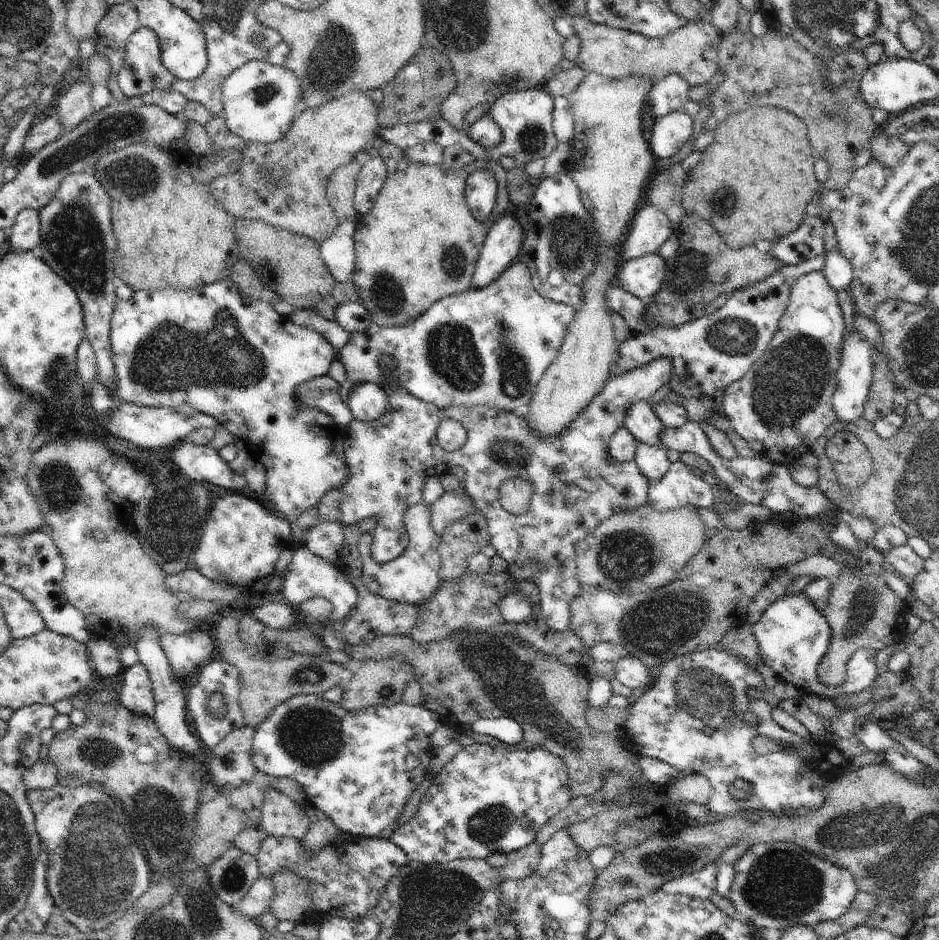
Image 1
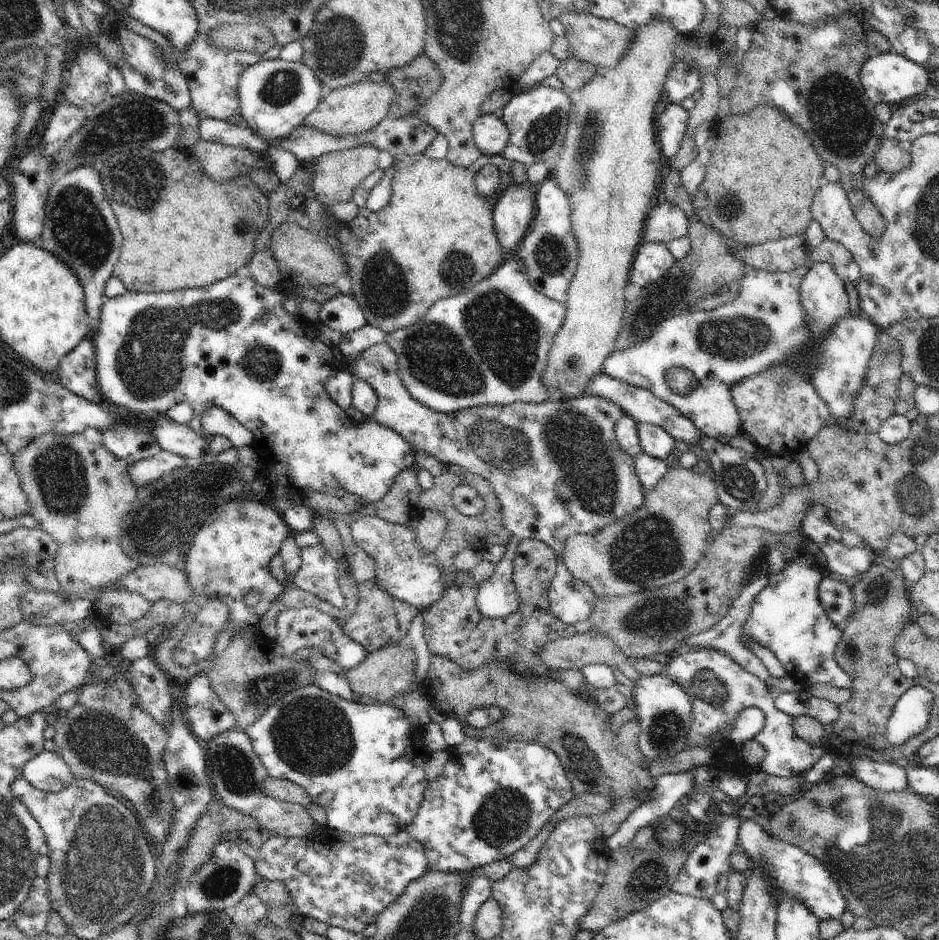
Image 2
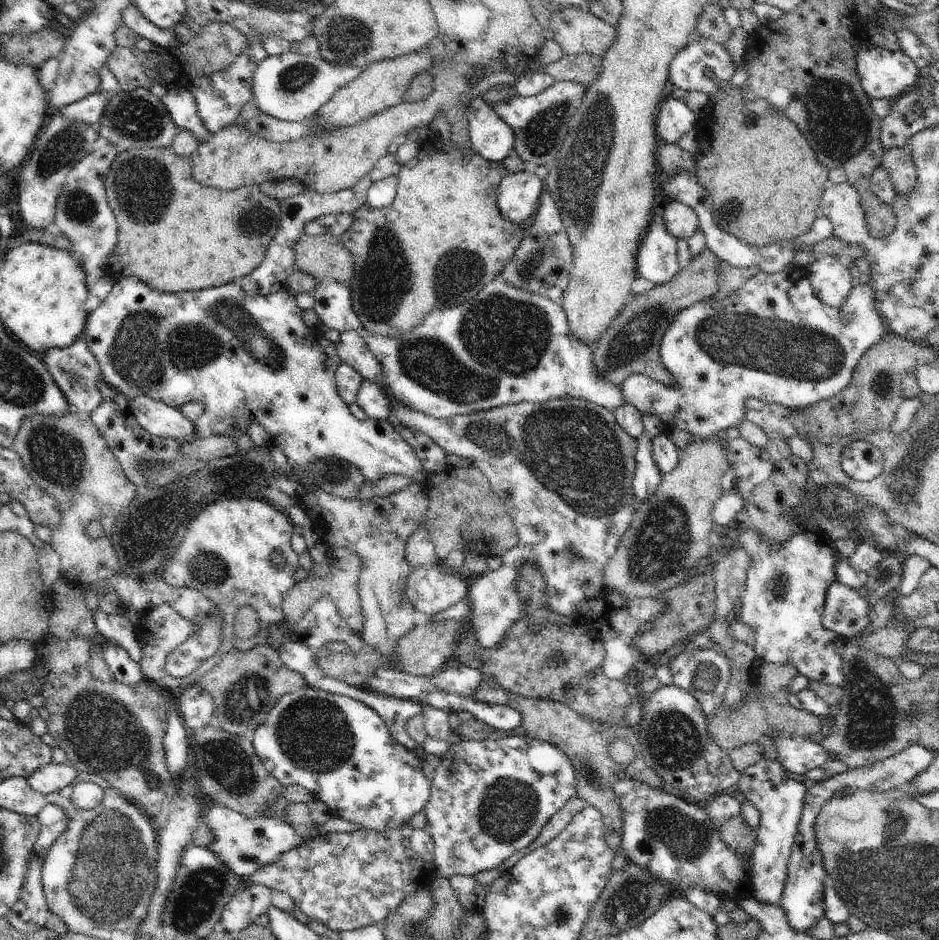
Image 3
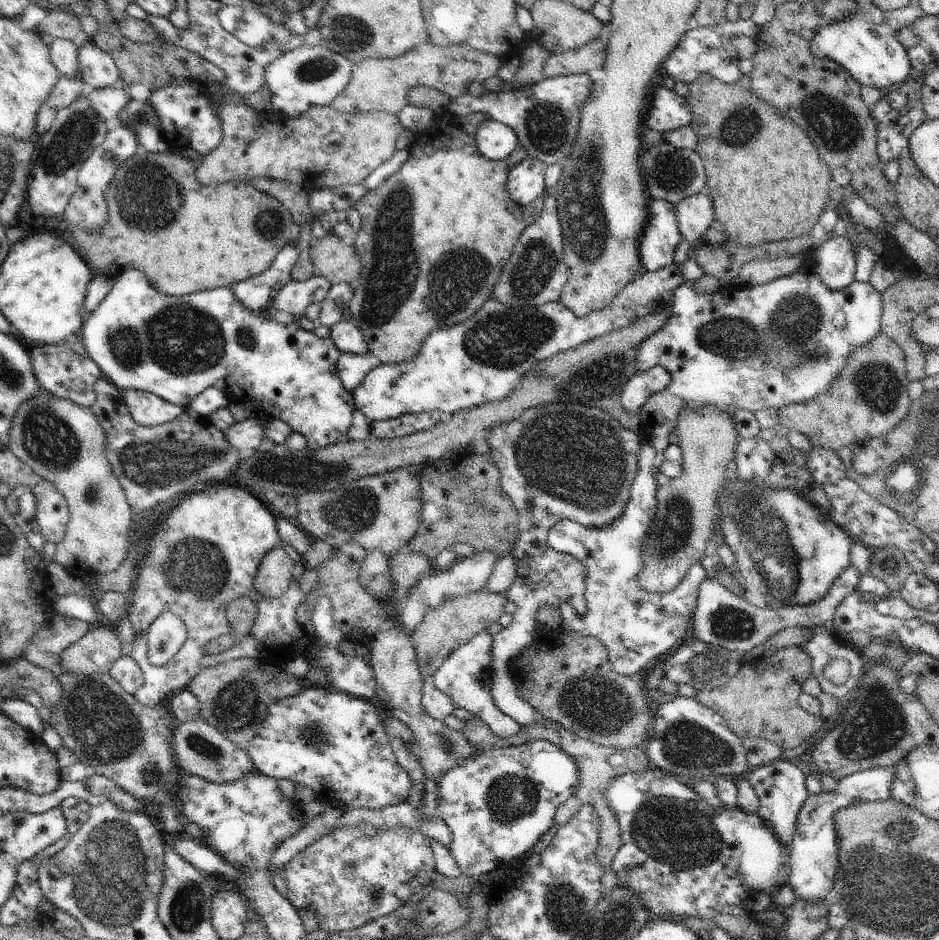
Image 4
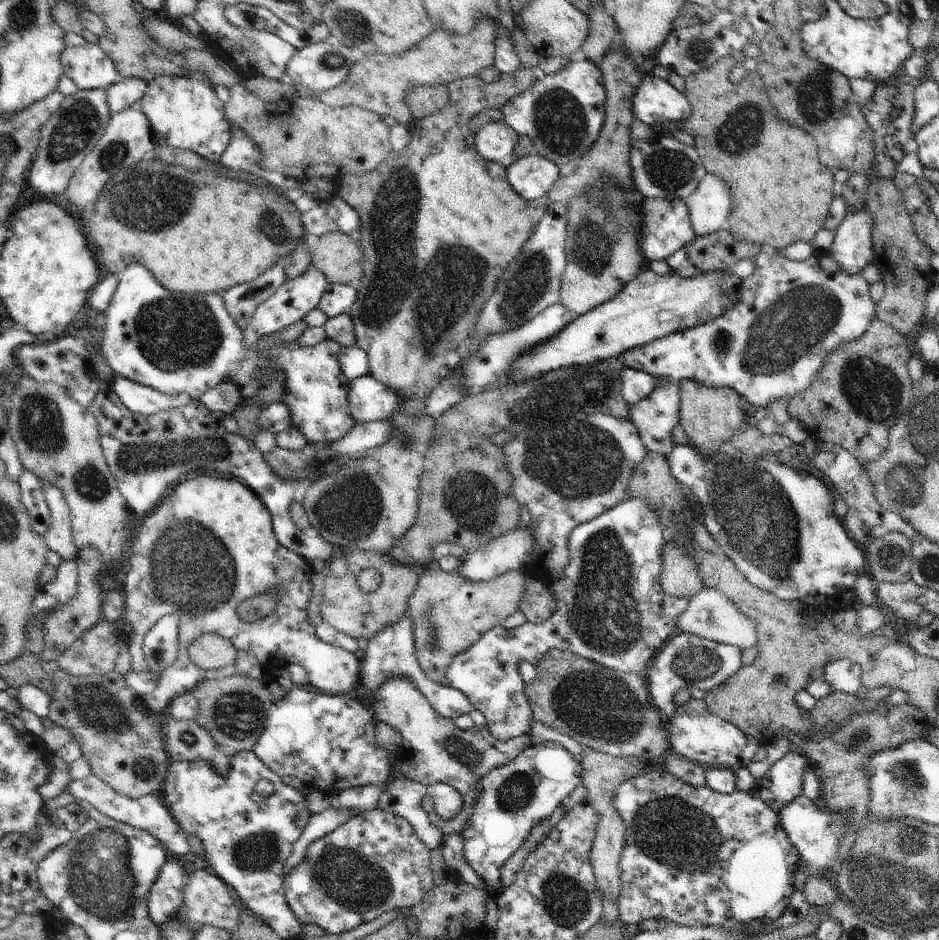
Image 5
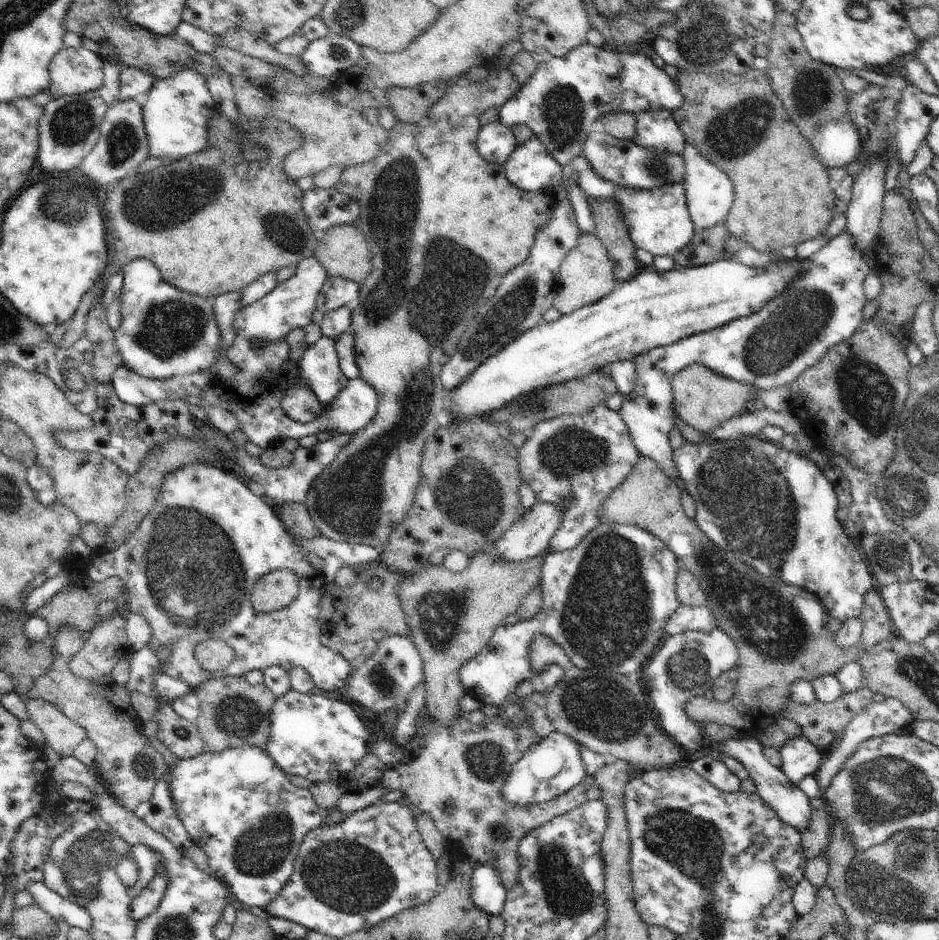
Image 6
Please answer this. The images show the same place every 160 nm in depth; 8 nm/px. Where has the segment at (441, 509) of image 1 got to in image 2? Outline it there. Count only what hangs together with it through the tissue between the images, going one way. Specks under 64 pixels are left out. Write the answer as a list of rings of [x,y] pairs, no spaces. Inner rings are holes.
[[[423,509],[420,518],[414,523],[417,544],[426,553],[434,553],[445,531],[447,520],[436,511]]]

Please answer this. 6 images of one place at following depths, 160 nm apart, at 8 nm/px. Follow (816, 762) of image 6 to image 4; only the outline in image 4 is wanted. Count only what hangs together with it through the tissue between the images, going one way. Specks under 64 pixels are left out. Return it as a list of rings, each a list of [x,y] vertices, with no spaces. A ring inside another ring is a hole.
[[[773,759],[770,764],[760,765],[751,768],[746,774],[750,784],[754,787],[759,798],[760,808],[757,810],[764,819],[766,826],[769,826],[780,842],[790,846],[795,831],[797,814],[804,801],[810,796],[804,772],[793,764],[793,760]]]

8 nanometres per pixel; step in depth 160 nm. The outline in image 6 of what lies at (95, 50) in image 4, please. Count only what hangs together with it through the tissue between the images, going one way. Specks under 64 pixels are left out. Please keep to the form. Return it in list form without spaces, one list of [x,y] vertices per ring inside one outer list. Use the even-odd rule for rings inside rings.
[[[82,45],[62,48],[48,66],[50,86],[46,88],[45,92],[50,92],[54,99],[58,99],[60,96],[77,96],[93,92],[102,87],[104,82],[104,63],[97,53],[91,52]]]

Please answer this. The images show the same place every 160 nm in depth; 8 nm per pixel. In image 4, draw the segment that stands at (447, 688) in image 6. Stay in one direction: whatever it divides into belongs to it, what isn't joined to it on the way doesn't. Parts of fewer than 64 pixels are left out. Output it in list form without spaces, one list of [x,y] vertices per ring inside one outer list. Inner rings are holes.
[[[477,590],[461,597],[446,599],[440,606],[429,610],[420,625],[409,638],[415,647],[420,672],[425,679],[431,679],[439,666],[457,648],[465,645],[479,632],[487,630],[492,622],[498,621],[504,614],[504,604],[510,601],[504,592]]]

